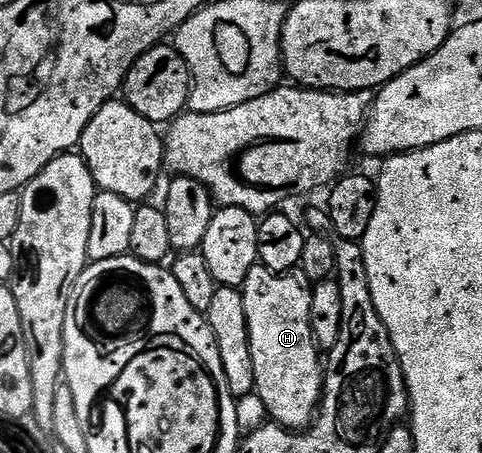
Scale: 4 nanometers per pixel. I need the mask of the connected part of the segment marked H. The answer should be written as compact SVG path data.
M254 266L247 274L243 291L251 338L251 362L255 362L255 395L261 399L263 406L267 406L268 419L272 423L286 430L308 429L316 417L323 391L323 360L311 330L309 311L313 289L310 281L297 270L279 273L272 272L270 268Z

